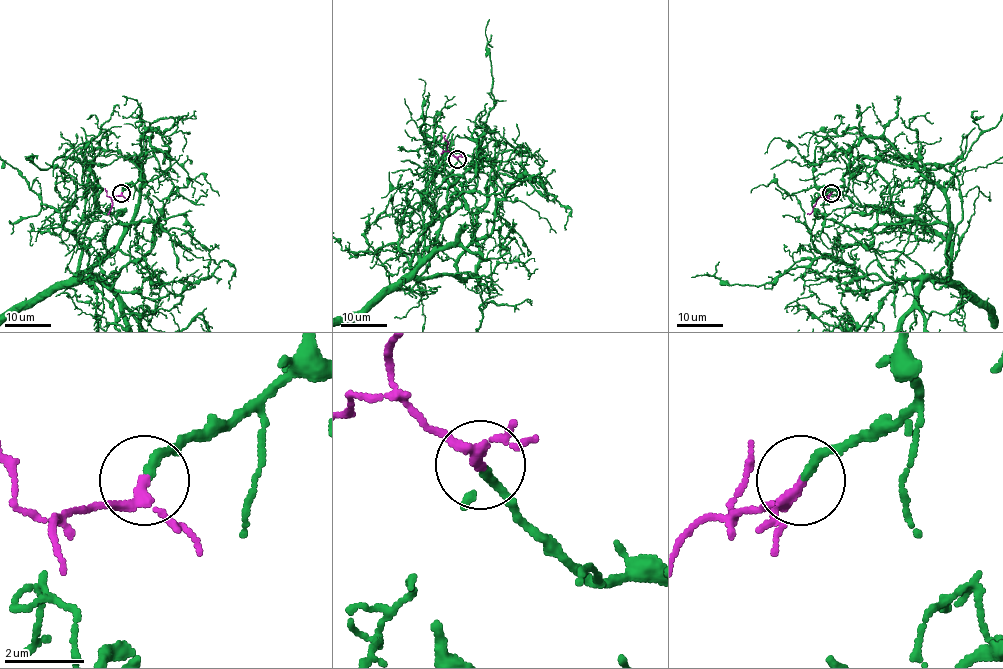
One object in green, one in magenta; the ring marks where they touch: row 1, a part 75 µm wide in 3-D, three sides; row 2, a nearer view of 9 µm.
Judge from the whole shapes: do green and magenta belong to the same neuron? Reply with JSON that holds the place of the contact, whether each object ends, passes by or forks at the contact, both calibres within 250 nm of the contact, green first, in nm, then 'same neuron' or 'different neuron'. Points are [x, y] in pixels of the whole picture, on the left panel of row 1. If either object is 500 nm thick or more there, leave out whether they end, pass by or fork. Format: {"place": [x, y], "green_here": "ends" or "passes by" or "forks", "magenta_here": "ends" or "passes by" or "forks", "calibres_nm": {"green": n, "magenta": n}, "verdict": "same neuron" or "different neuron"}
{"place": [121, 193], "green_here": "ends", "magenta_here": "passes by", "calibres_nm": {"green": 240, "magenta": 220}, "verdict": "same neuron"}

